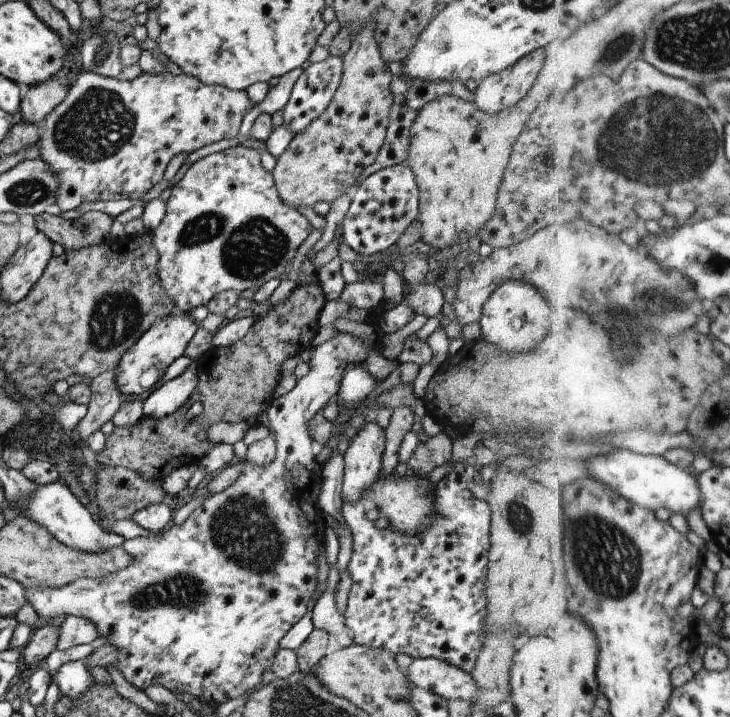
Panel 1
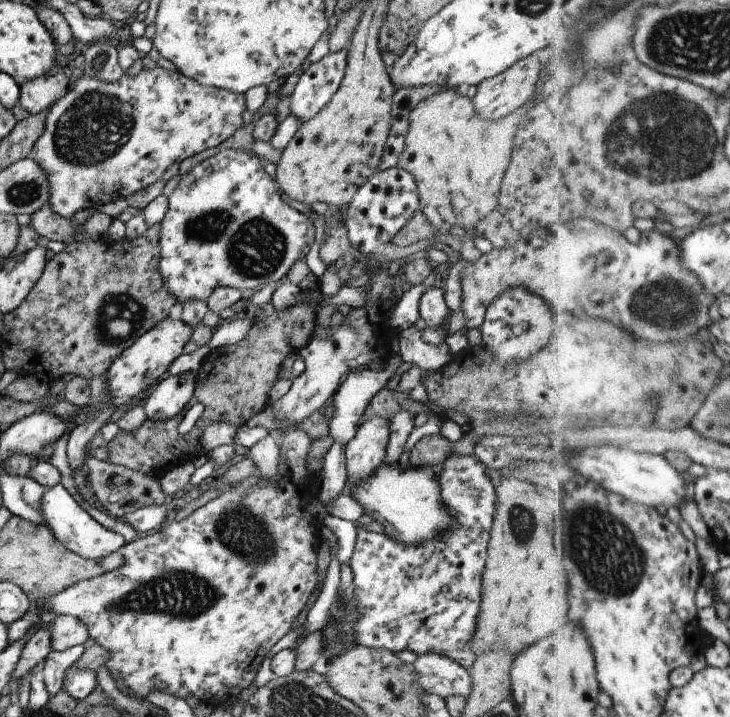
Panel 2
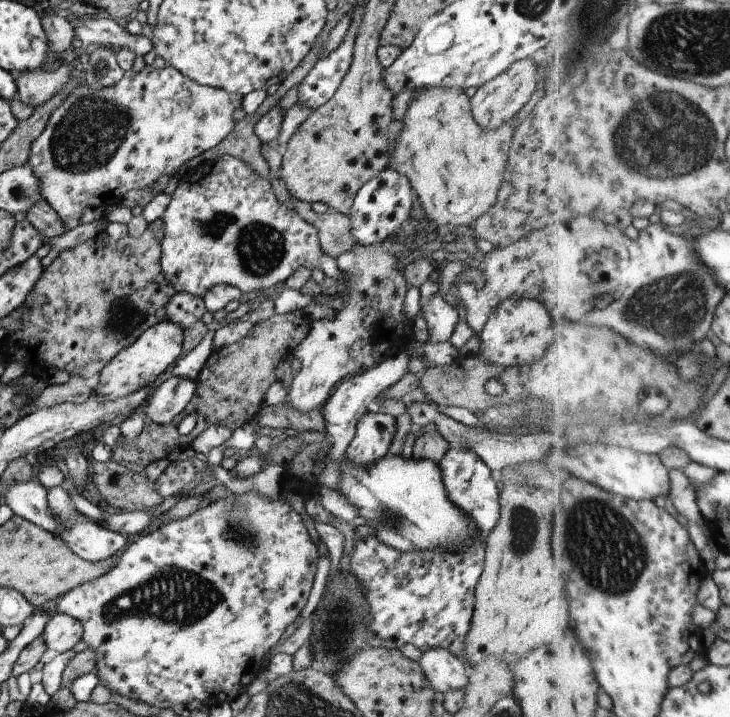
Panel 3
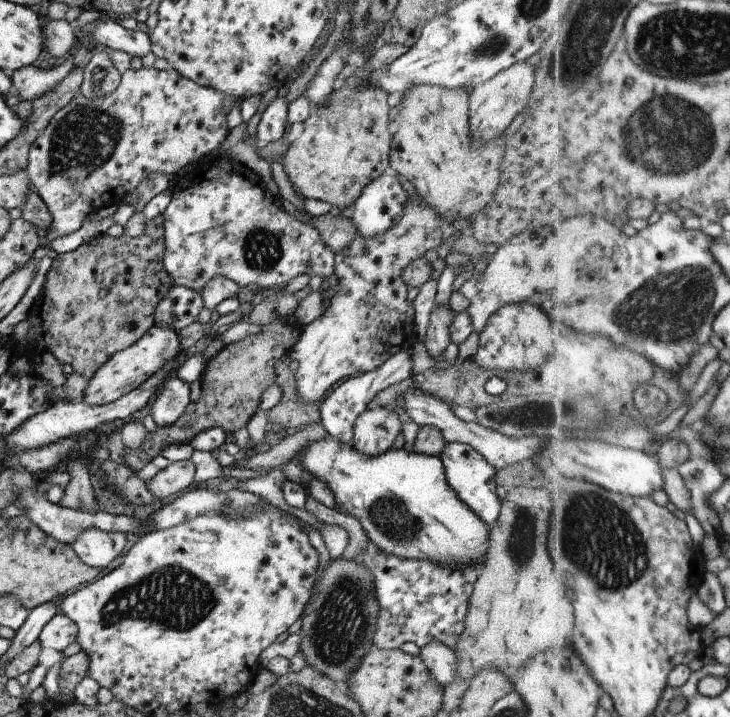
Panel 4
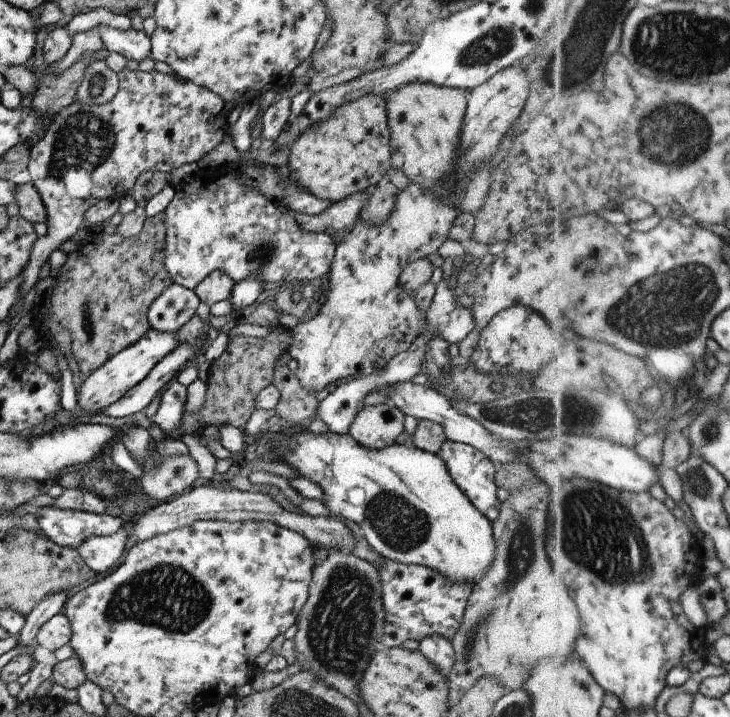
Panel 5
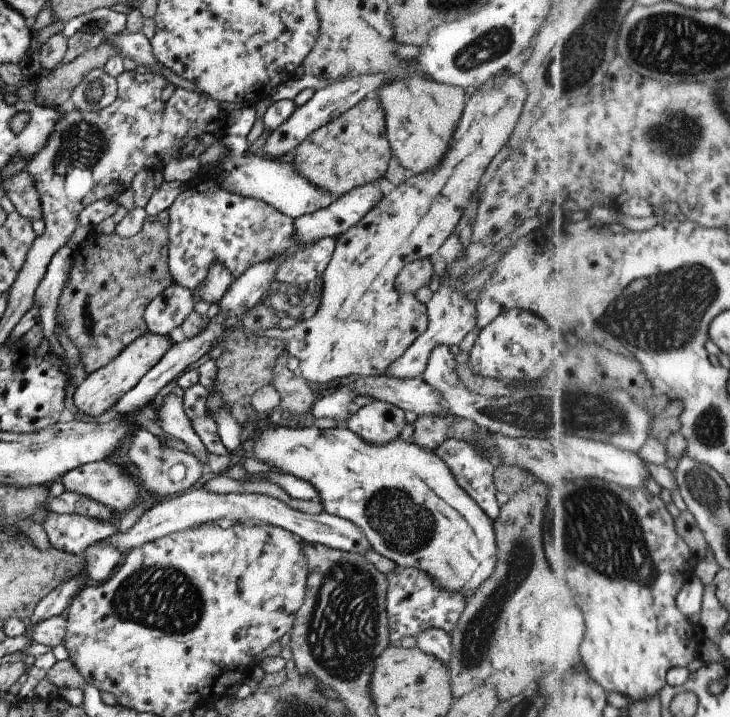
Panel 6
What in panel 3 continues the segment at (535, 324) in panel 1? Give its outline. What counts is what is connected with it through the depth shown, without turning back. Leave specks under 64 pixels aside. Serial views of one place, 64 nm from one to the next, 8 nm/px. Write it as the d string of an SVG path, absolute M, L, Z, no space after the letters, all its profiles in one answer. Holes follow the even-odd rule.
M509 297L495 307L480 332L480 351L488 363L504 367L520 367L536 362L553 342L552 318L549 311L535 299Z

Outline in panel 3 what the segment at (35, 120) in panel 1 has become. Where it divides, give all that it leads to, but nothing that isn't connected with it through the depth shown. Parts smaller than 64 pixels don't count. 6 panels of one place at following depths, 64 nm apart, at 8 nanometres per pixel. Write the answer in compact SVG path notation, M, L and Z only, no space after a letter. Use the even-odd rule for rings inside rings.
M58 68L54 72L48 70L25 71L16 74L16 99L30 107L38 107L56 97L68 83L68 70Z

